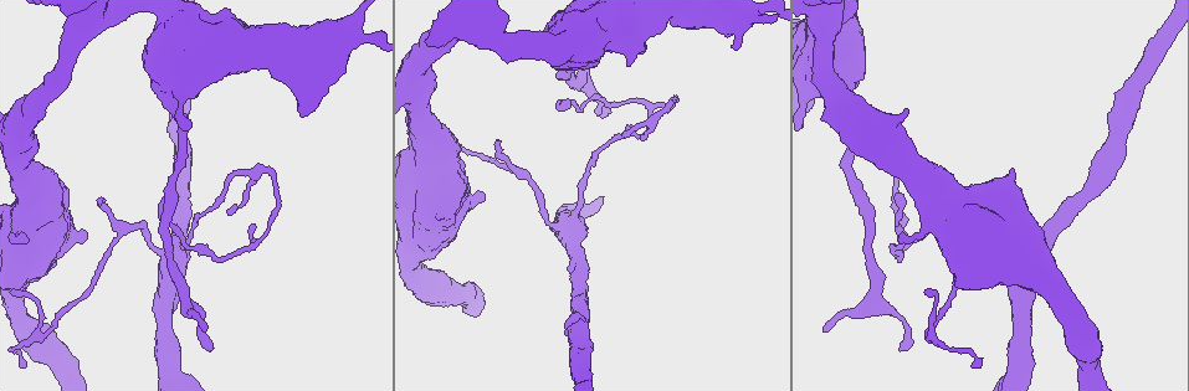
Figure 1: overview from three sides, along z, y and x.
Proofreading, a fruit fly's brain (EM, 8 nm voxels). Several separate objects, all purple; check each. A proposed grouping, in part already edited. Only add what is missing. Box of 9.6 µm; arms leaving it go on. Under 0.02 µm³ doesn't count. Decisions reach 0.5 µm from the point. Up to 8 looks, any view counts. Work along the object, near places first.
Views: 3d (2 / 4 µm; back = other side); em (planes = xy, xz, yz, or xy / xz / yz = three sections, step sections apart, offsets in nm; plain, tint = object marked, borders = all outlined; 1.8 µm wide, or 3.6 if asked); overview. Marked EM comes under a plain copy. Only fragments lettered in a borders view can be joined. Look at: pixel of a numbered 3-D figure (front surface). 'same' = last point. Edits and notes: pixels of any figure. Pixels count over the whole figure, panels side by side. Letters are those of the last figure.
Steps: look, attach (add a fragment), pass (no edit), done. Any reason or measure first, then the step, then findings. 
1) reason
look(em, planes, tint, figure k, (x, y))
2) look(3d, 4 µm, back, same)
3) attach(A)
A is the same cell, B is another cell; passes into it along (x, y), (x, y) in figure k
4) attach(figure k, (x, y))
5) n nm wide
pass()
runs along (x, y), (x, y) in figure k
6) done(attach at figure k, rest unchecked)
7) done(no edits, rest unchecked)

branch stops here
look(3d, 2 µm, back, figure 1, (229, 209))

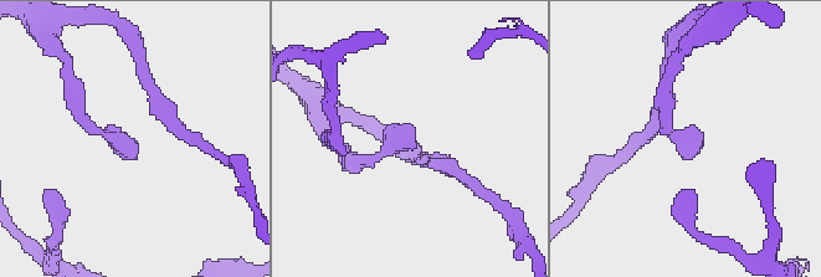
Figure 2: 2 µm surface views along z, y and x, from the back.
look(em, 3.6 µm, yz, step 16, borders, figure 2, (413, 124))

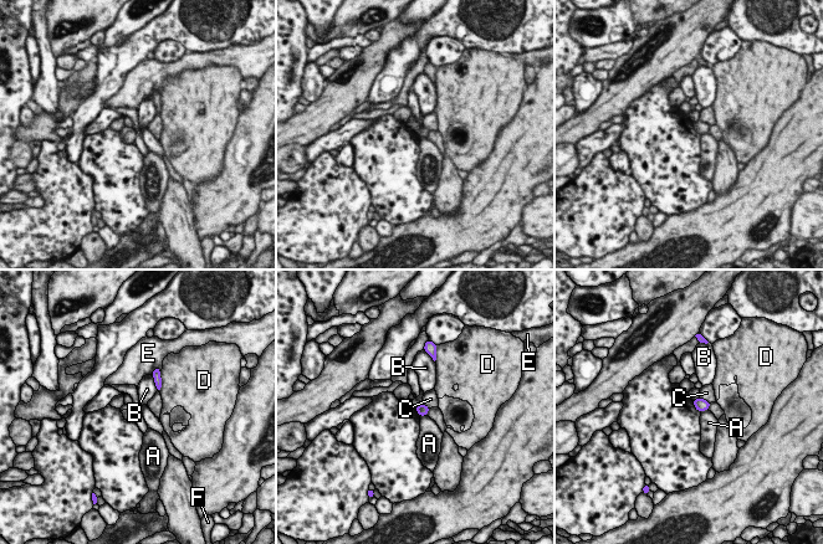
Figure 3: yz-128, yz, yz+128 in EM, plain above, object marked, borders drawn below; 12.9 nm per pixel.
look(em, 3.6 µm, planes, borders, same)

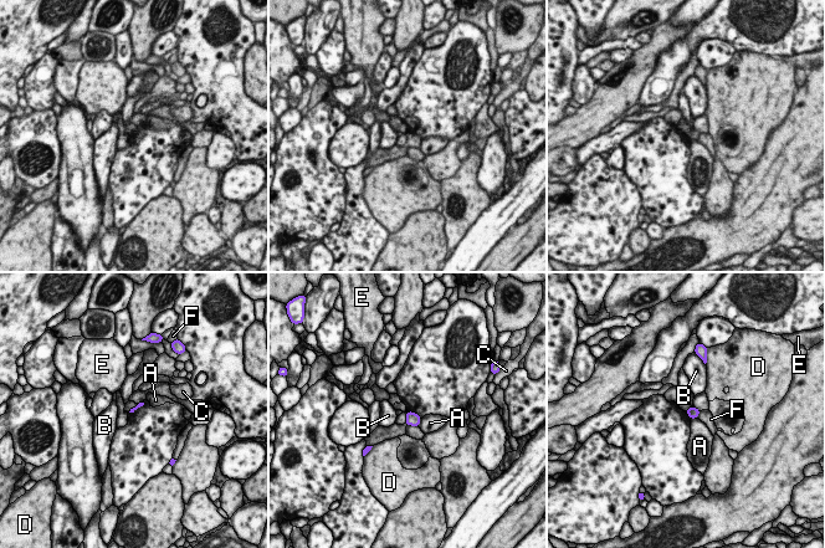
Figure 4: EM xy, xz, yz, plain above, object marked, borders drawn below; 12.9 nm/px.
70 nm wide
pass()
A, B, C, D, E and F are other cells; border along (421, 419), (418, 425) in figure 4; none of them fits

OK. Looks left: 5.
branch stops here
look(3d, 4 µm, figure 1, (20, 368))

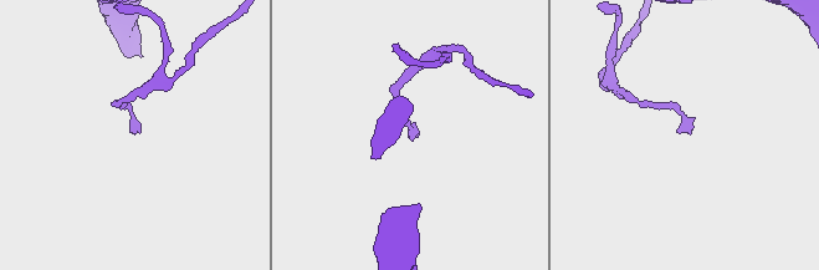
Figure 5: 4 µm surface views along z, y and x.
need the tissue
look(em, planes, borders, figure 5, (410, 134))

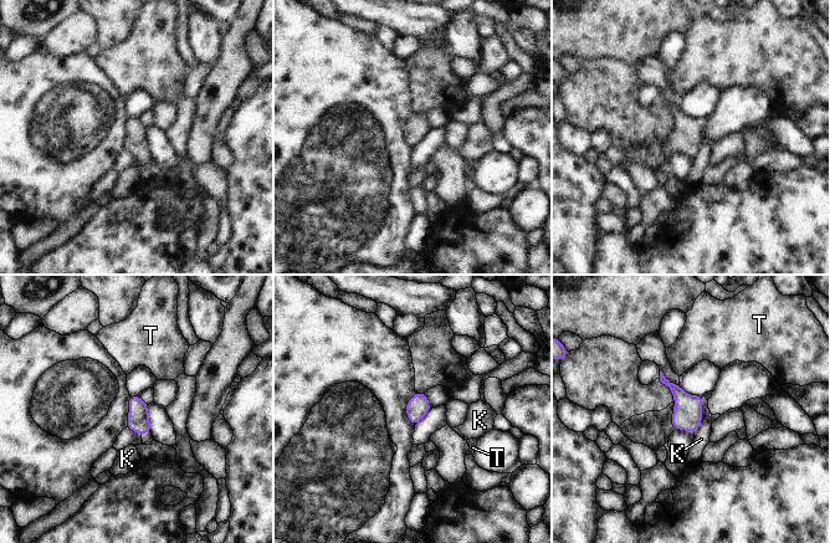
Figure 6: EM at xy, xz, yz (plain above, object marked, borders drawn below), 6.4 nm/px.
150 nm wide
pass()
K and T are other cells; border along (702, 419), (695, 434) in figure 6; none of them fits

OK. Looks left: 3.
thin end
look(3d, 2 µm, figure 1, (826, 330))

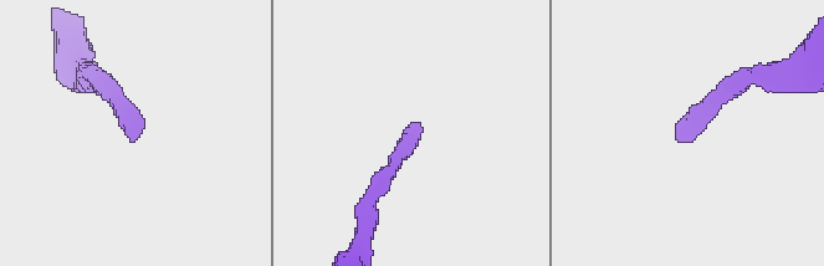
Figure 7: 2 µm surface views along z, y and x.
now the EM
look(em, planes, borders, figure 7, (133, 136))

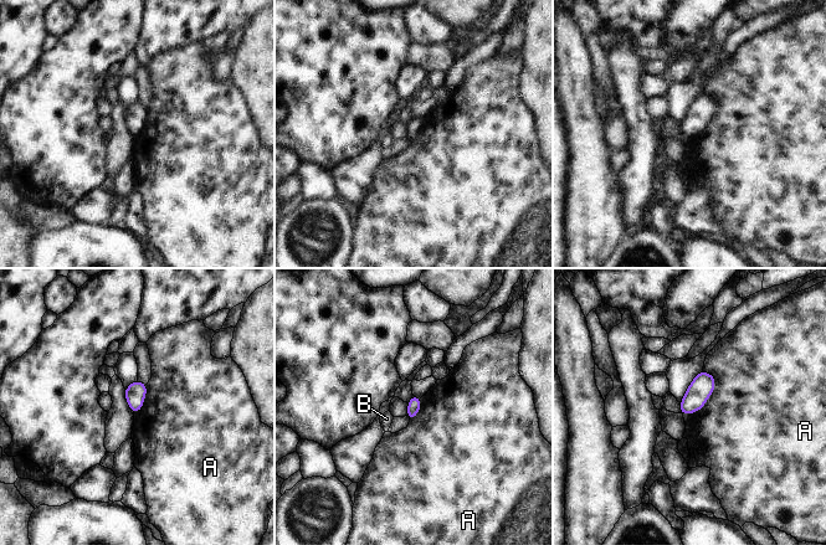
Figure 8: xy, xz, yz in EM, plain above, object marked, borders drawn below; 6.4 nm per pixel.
90 nm wide
pass()
A and B are other cells; border along (708, 371), (714, 390), (683, 415) in figure 8; none of them fits

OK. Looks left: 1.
done(no edits, rest unchecked)

